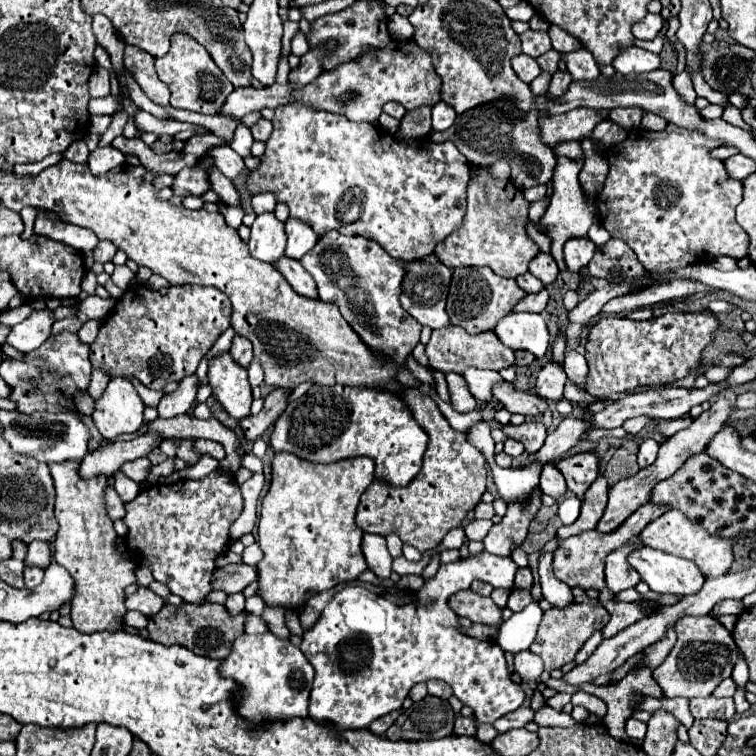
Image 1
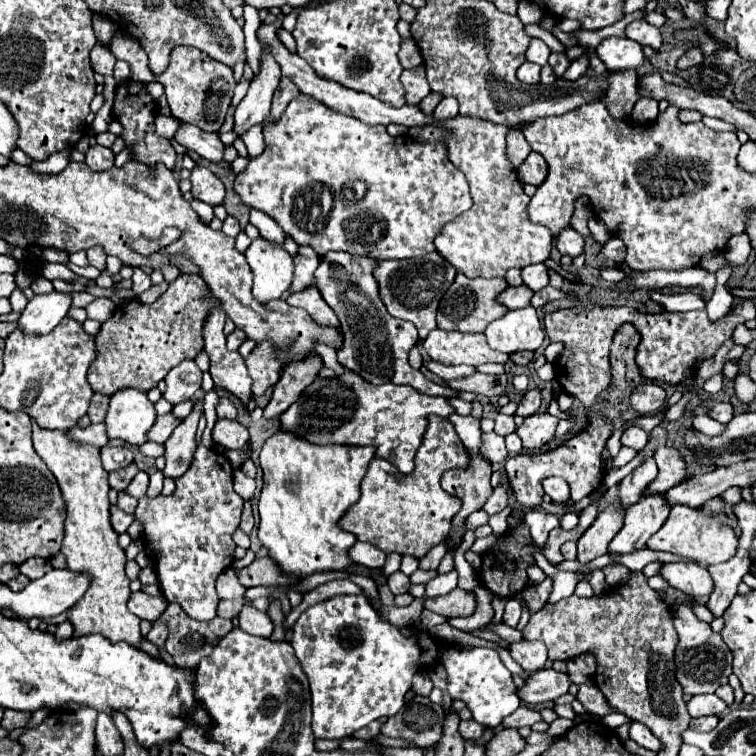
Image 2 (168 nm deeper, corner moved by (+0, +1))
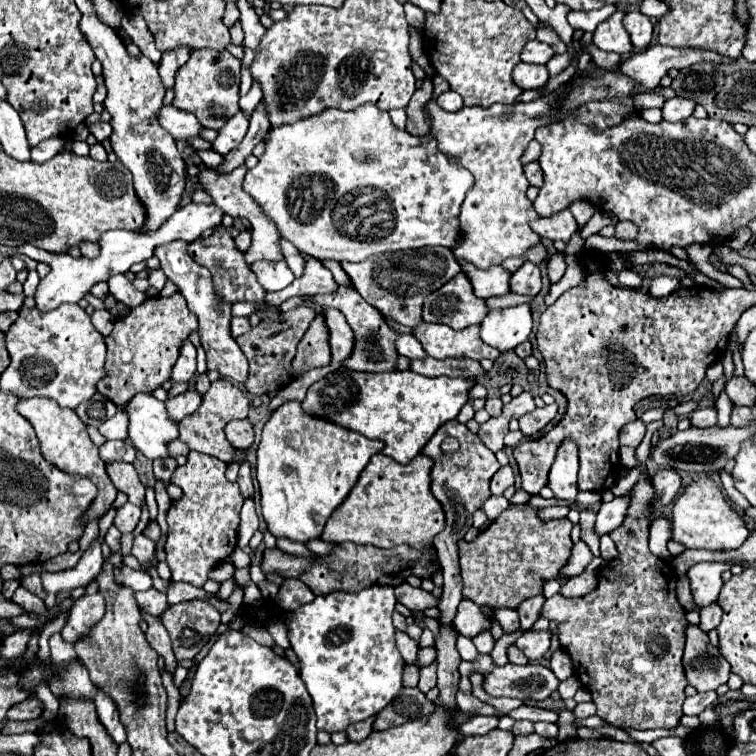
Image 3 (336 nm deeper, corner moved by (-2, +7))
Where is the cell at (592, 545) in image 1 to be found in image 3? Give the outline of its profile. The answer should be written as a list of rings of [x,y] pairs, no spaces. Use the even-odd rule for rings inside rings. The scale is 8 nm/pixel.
[[[539,594],[539,596],[527,598],[523,604],[517,606],[519,622],[521,622],[521,630],[523,630],[523,632],[531,630],[531,626],[539,620],[539,612],[541,612],[541,608],[543,608],[543,602],[545,602],[545,596]]]

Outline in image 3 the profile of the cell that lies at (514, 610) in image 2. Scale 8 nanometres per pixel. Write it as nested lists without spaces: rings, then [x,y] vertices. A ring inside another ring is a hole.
[[[499,608],[499,610],[495,610],[495,618],[497,618],[497,622],[501,624],[501,628],[503,628],[505,634],[511,634],[511,632],[517,632],[517,630],[519,630],[517,610]]]

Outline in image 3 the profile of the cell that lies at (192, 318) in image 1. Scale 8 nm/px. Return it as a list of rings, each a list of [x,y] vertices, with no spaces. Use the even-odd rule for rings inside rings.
[[[179,292],[173,294],[171,298],[159,298],[159,296],[147,298],[141,306],[133,308],[129,316],[119,318],[115,322],[113,332],[105,338],[107,376],[97,384],[97,390],[117,406],[129,404],[129,400],[139,392],[153,392],[155,388],[159,388],[163,382],[167,382],[171,378],[171,368],[179,356],[179,346],[189,336],[189,332],[195,332],[195,330],[197,330],[197,318],[187,310],[187,304]]]

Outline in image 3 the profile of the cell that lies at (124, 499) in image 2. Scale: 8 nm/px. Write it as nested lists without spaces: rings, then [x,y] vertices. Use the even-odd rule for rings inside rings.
[[[127,502],[125,506],[121,506],[121,508],[117,510],[117,516],[115,516],[113,524],[115,524],[121,532],[133,532],[135,526],[137,526],[137,522],[139,522],[139,516],[141,516],[139,506]]]

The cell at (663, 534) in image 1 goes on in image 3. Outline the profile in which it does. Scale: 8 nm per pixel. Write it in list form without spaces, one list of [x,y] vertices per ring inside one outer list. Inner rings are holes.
[[[699,478],[689,484],[683,494],[673,504],[673,540],[685,544],[687,548],[705,550],[733,550],[739,548],[749,536],[743,516],[727,504],[723,492],[711,478]]]

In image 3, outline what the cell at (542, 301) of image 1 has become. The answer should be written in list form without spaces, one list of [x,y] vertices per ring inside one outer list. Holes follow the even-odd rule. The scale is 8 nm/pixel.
[[[459,260],[459,266],[461,266],[461,272],[467,276],[467,280],[471,280],[475,296],[485,300],[489,296],[501,296],[501,294],[509,292],[511,272],[507,272],[505,268],[495,266],[495,268],[481,270],[481,268],[475,268],[473,264],[461,262],[461,260]]]

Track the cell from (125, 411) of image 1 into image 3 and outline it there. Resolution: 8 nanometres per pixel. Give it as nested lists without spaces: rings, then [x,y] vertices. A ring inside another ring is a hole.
[[[137,394],[127,406],[129,440],[149,460],[169,458],[169,442],[179,436],[177,422],[165,410],[165,404],[153,394]]]

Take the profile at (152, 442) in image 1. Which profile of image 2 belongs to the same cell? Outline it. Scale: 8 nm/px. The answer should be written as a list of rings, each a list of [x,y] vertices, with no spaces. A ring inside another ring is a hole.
[[[165,414],[165,416],[159,416],[157,422],[153,424],[153,428],[149,430],[149,442],[157,442],[157,444],[163,444],[171,432],[175,430],[175,426],[179,426],[181,420],[177,420],[173,414]]]

